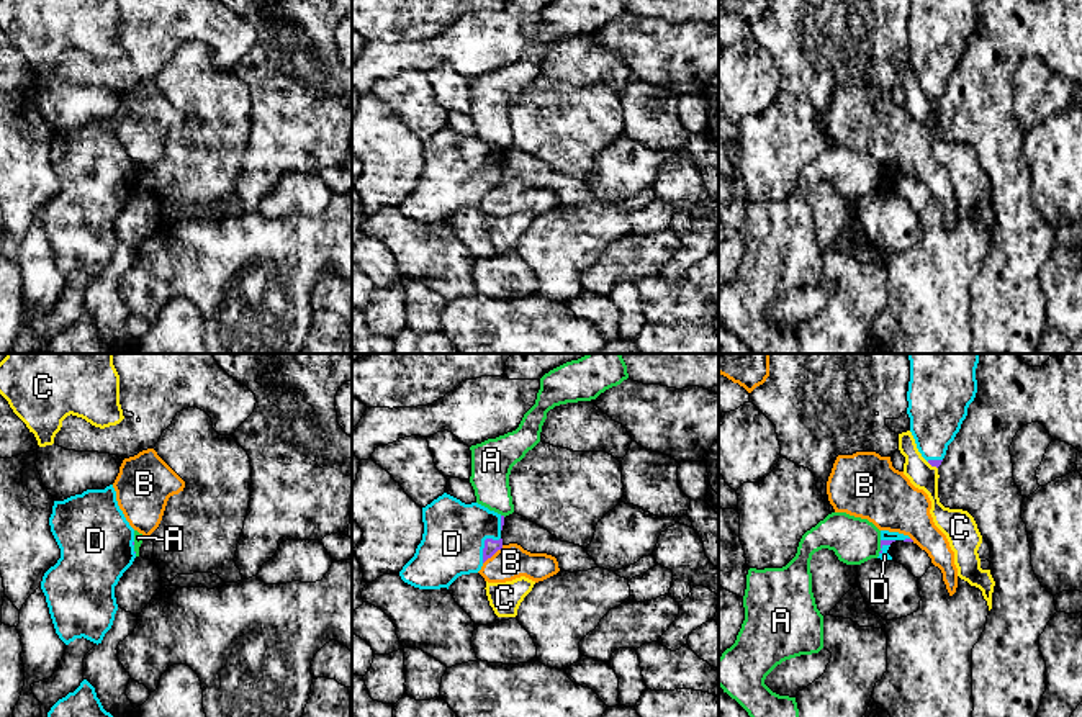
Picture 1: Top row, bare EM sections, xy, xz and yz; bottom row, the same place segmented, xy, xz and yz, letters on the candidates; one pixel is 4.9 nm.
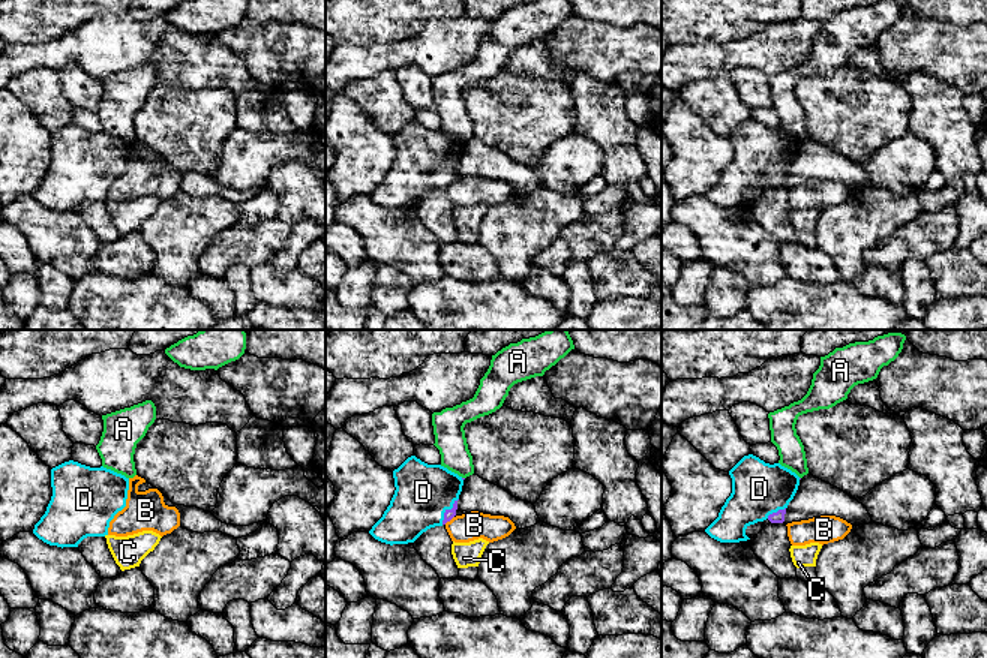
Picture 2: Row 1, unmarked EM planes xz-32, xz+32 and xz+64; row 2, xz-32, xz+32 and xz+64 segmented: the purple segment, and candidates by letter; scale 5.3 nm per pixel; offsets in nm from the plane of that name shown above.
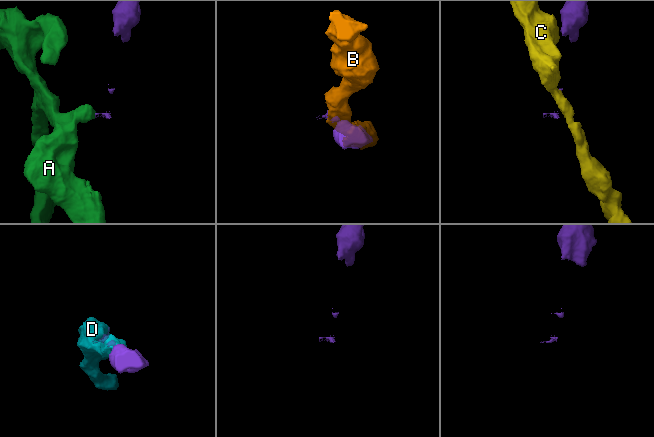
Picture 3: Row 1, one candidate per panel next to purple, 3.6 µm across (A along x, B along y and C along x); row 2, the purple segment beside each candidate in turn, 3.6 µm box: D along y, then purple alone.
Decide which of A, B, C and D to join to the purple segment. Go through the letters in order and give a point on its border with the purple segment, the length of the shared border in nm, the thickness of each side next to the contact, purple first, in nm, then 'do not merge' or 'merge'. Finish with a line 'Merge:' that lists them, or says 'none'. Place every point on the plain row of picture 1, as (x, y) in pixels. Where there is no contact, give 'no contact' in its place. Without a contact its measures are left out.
A: yz (881, 177) | 40 nm | 30/220 nm | do not merge
B: xz (493, 187) | 140 nm | 70/170 nm | do not merge
C: yz (932, 99) | 70 nm | 40/140 nm | do not merge
D: xz (485, 177) | 160 nm | 70/300 nm | merge
Merge: D

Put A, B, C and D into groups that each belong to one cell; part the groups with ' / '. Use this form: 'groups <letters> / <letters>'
groups A / B / C / D

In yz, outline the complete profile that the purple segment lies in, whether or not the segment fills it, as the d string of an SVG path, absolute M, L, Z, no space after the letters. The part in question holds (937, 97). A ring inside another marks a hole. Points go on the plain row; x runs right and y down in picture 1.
M910 0L907 47L922 90L940 100L977 26L977 0Z

